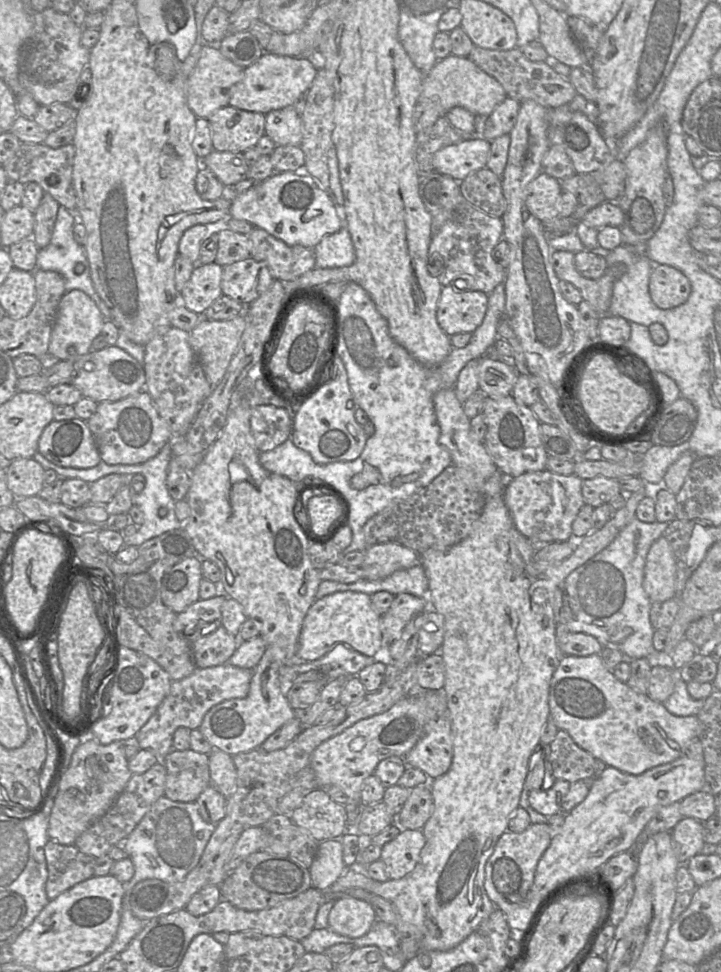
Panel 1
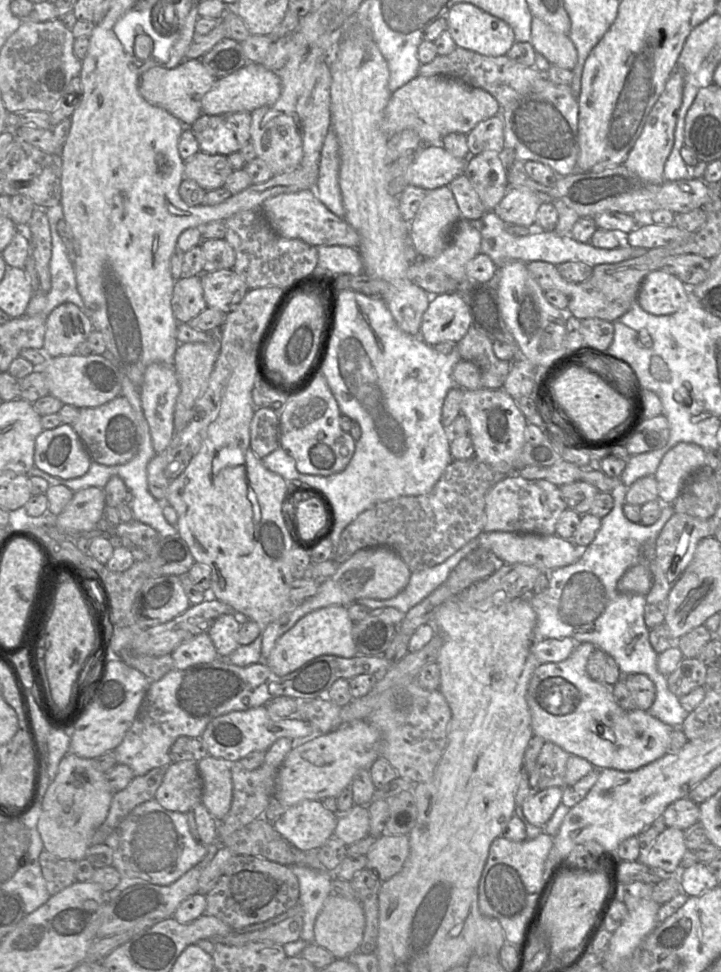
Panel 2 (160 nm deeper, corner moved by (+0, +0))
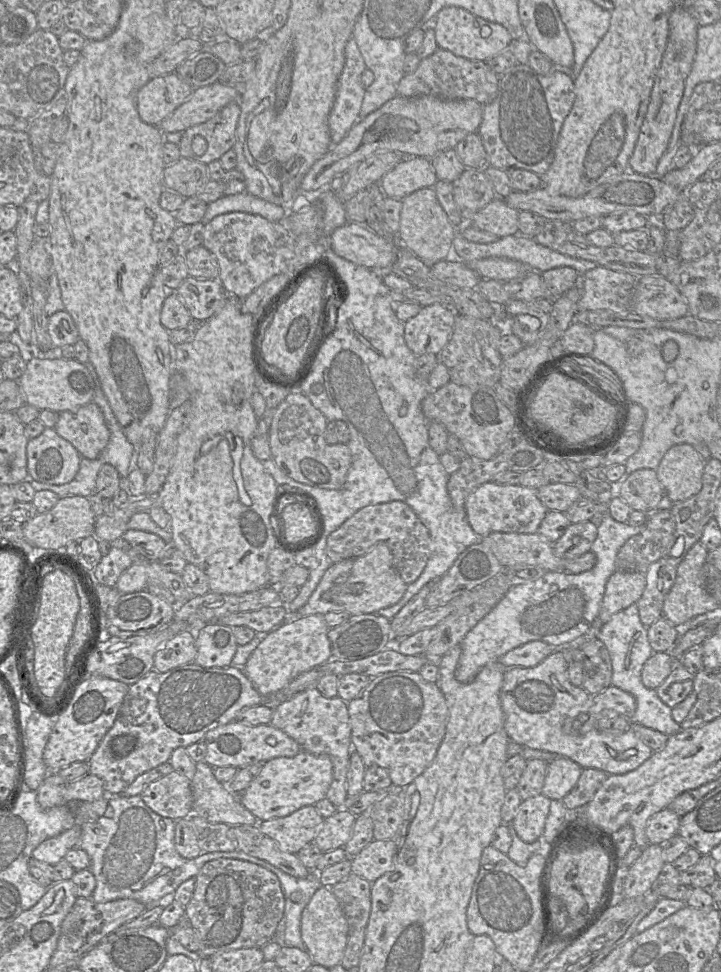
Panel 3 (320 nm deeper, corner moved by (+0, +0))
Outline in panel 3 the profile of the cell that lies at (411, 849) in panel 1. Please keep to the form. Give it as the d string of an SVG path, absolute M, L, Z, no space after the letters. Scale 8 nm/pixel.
M374 839L371 843L369 843L365 848L363 848L355 856L347 857L351 859L351 873L356 874L366 879L367 881L373 883L379 877L384 875L386 872L389 872L392 870L393 859L396 853L396 849L397 849L397 845L394 839L389 839L389 840L375 840Z

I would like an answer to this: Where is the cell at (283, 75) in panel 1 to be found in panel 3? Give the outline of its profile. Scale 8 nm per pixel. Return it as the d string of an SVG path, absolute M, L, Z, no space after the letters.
M220 81L195 88L190 97L163 119L158 127L165 133L183 132L201 124L232 101L238 101L239 88Z

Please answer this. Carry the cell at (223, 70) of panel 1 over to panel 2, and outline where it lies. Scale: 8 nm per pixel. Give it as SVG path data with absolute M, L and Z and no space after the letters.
M184 59L178 66L159 76L159 66L148 68L141 82L141 94L151 104L161 107L178 118L184 126L191 126L201 115L201 99L217 81L201 59Z

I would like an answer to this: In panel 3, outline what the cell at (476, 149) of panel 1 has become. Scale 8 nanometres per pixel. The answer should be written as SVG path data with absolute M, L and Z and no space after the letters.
M414 157L400 161L382 177L379 185L386 197L402 200L421 188L433 187L437 181L431 159Z

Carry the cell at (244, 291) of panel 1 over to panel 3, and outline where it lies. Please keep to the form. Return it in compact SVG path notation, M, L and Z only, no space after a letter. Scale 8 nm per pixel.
M189 276L175 292L196 322L212 317L229 298L217 279Z

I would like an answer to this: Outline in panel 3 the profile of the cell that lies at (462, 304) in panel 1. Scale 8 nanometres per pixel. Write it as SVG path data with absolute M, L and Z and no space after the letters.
M441 304L422 307L416 316L404 323L404 338L409 349L415 355L439 354L451 337L456 315L452 308Z

